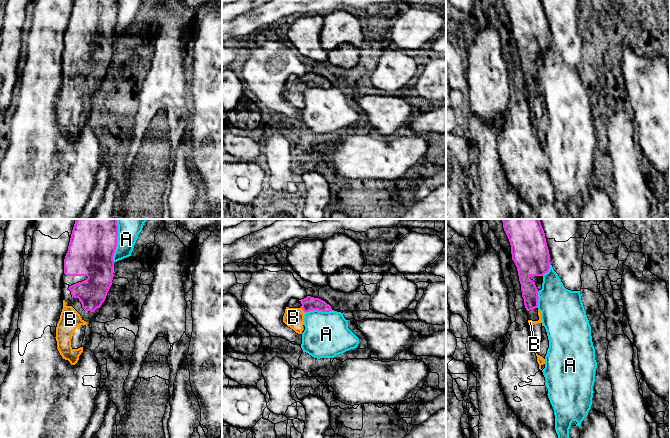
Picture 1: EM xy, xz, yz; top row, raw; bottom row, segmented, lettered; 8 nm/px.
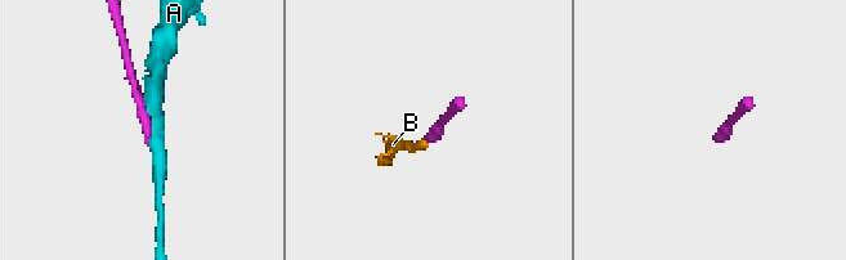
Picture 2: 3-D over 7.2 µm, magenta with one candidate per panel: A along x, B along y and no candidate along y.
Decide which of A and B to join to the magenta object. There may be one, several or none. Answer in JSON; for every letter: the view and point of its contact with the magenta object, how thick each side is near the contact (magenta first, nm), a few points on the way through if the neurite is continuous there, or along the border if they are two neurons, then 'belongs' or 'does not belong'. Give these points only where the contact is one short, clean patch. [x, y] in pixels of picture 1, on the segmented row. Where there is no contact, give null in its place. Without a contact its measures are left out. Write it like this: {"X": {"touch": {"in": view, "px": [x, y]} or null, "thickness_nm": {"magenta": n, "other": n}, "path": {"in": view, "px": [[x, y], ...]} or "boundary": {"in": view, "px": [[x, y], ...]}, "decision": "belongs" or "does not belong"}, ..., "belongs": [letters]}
{"A": {"touch": {"in": "xy", "px": [116, 240]}, "thickness_nm": {"magenta": 380, "other": 220}, "decision": "does not belong"}, "B": {"touch": {"in": "xz", "px": [303, 310]}, "thickness_nm": {"magenta": 120, "other": 160}, "path": {"in": "xz", "px": [[309, 303], [303, 310], [293, 317]]}, "decision": "belongs"}, "belongs": ["B"]}

